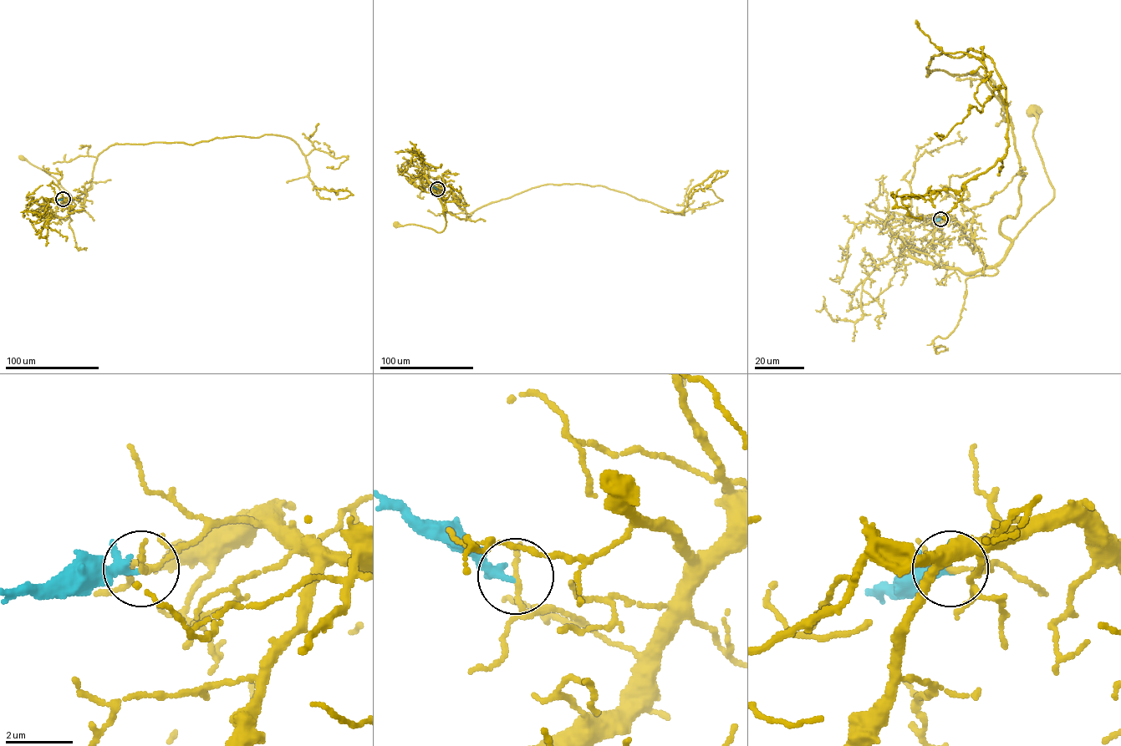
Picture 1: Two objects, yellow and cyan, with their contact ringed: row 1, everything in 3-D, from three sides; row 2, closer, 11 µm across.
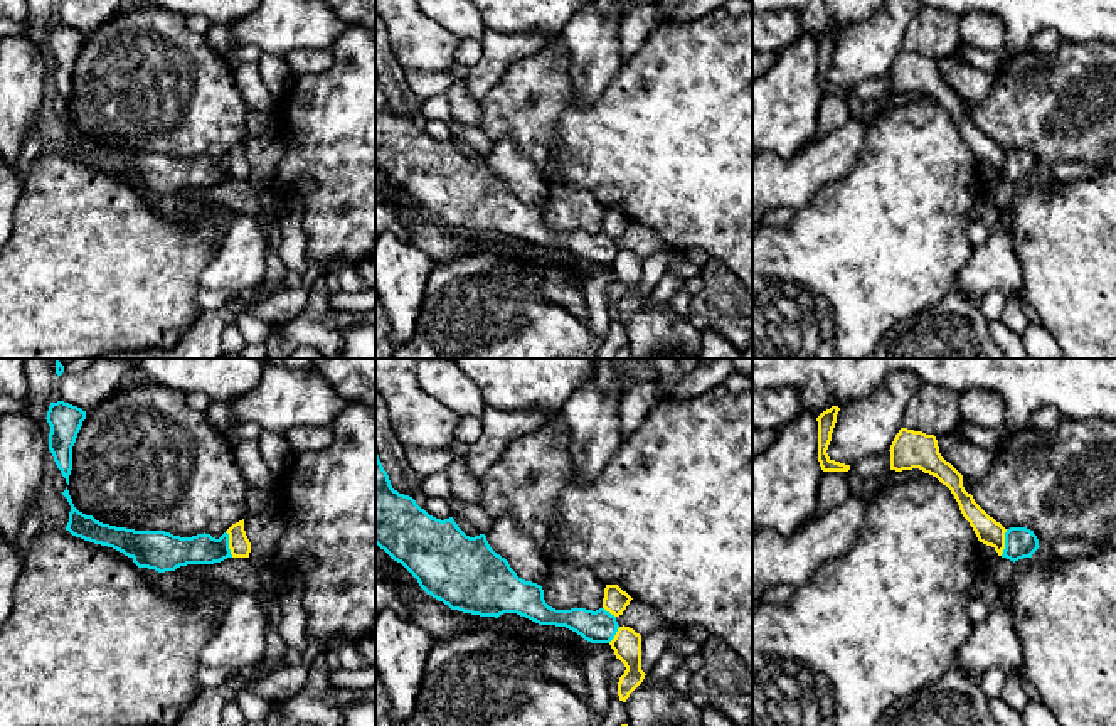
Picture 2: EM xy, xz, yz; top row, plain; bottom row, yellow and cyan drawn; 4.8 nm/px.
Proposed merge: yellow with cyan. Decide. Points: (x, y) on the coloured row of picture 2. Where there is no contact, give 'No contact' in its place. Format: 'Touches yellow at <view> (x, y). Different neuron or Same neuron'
Touches yellow at yz (1004, 543). Different neuron

